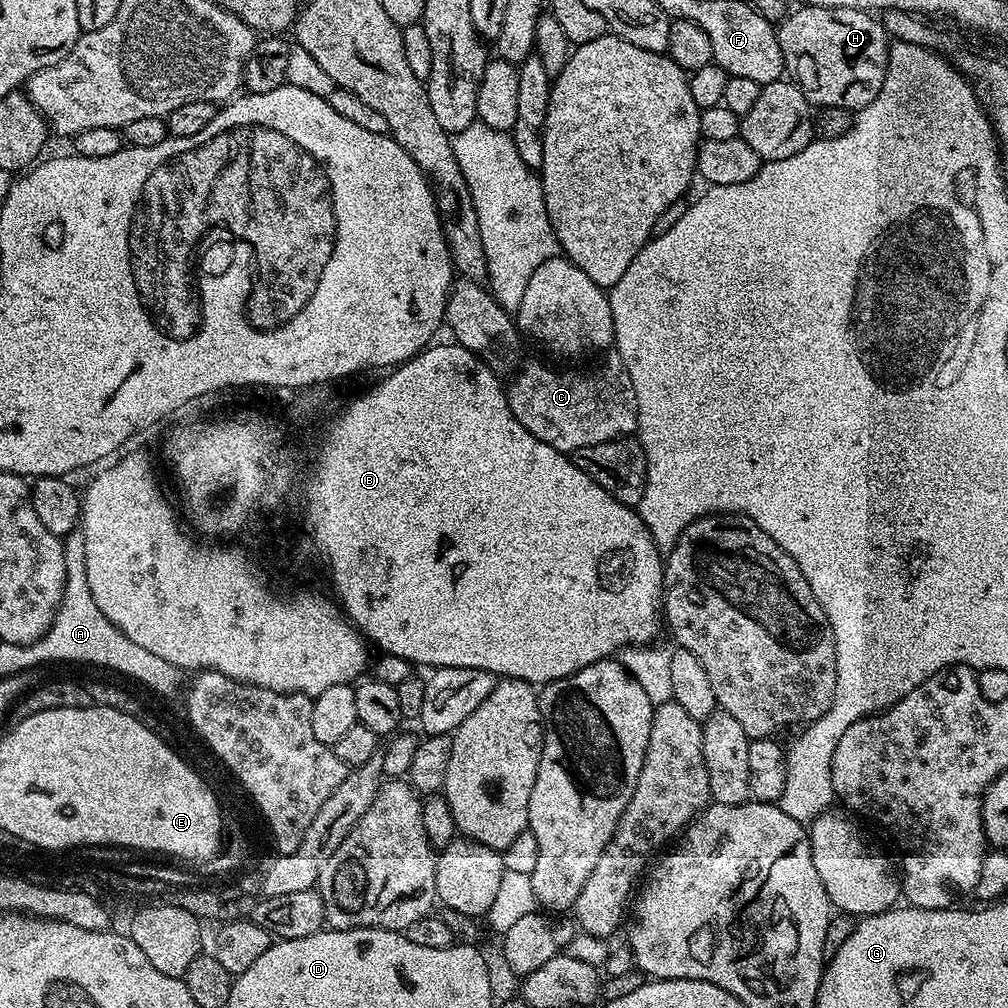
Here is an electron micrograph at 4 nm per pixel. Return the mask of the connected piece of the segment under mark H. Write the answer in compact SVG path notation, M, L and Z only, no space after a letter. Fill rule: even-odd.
M822 6L797 7L776 28L785 61L796 60L795 83L817 109L859 110L870 106L882 90L888 69L890 37L873 13Z

